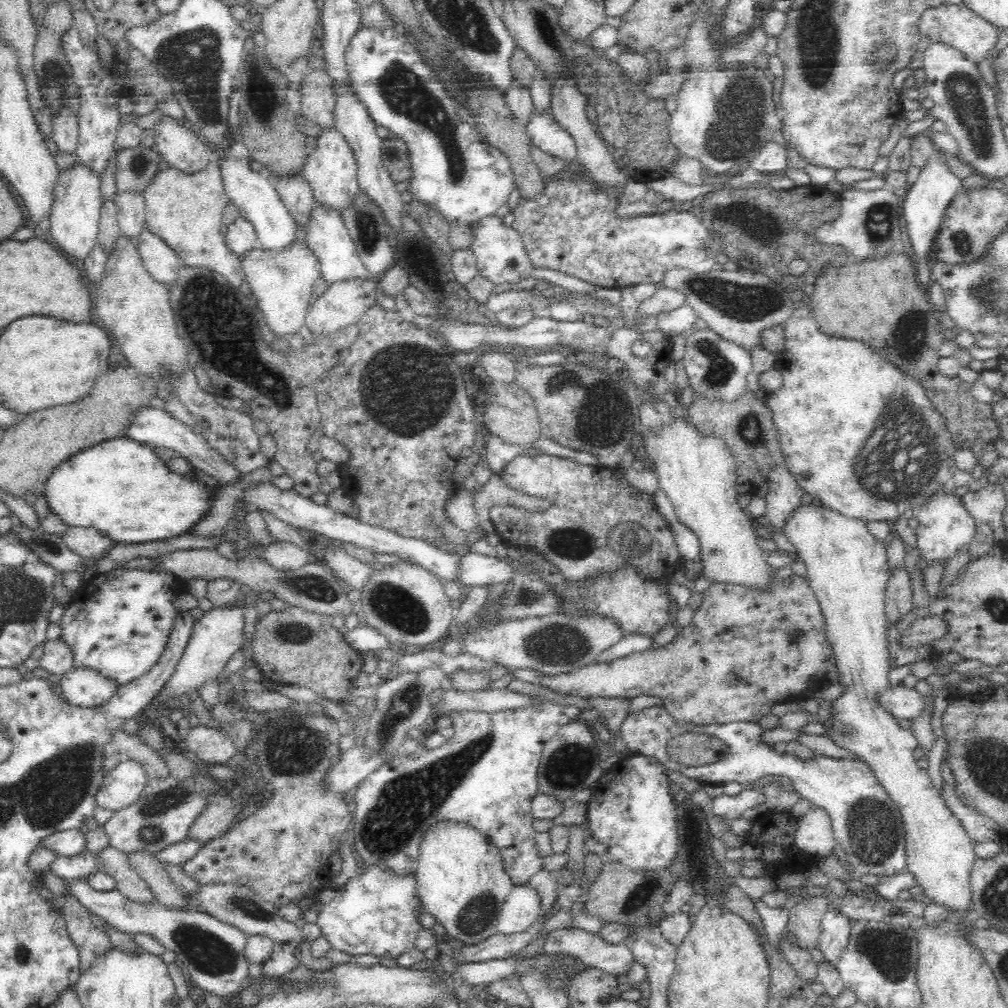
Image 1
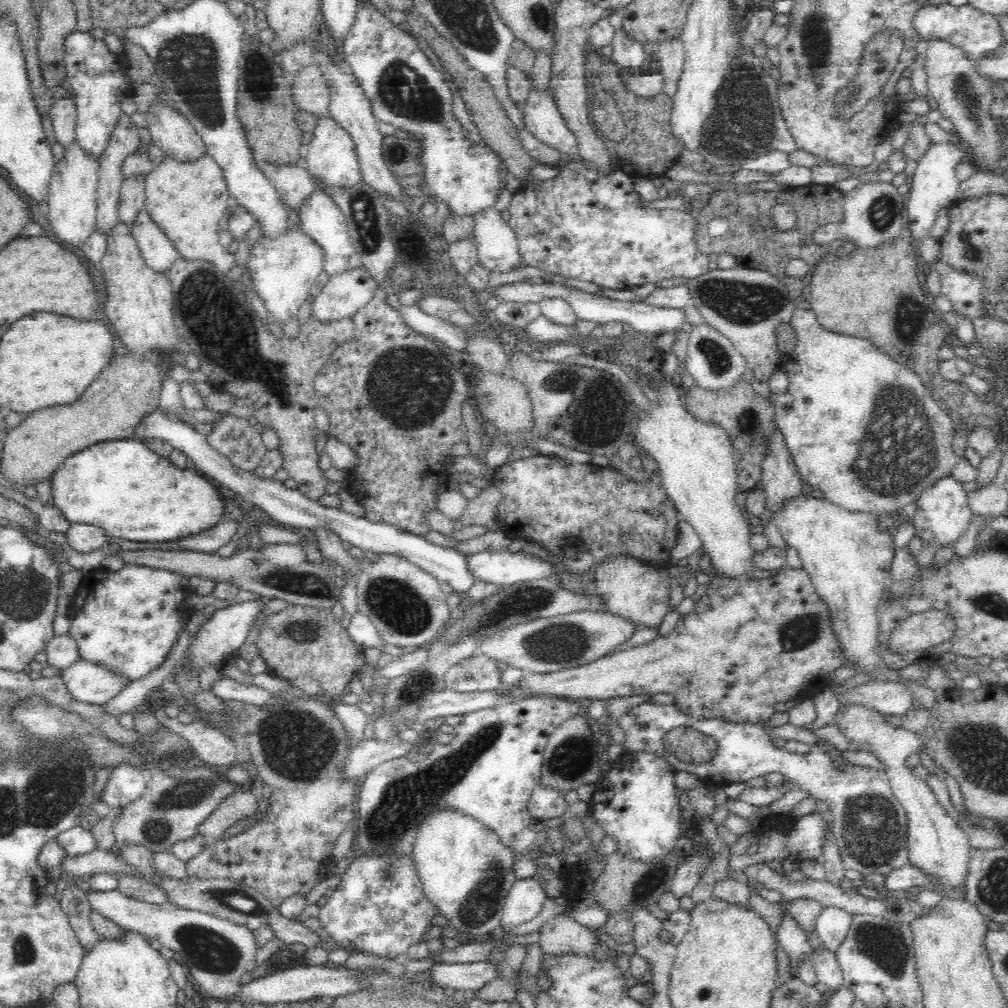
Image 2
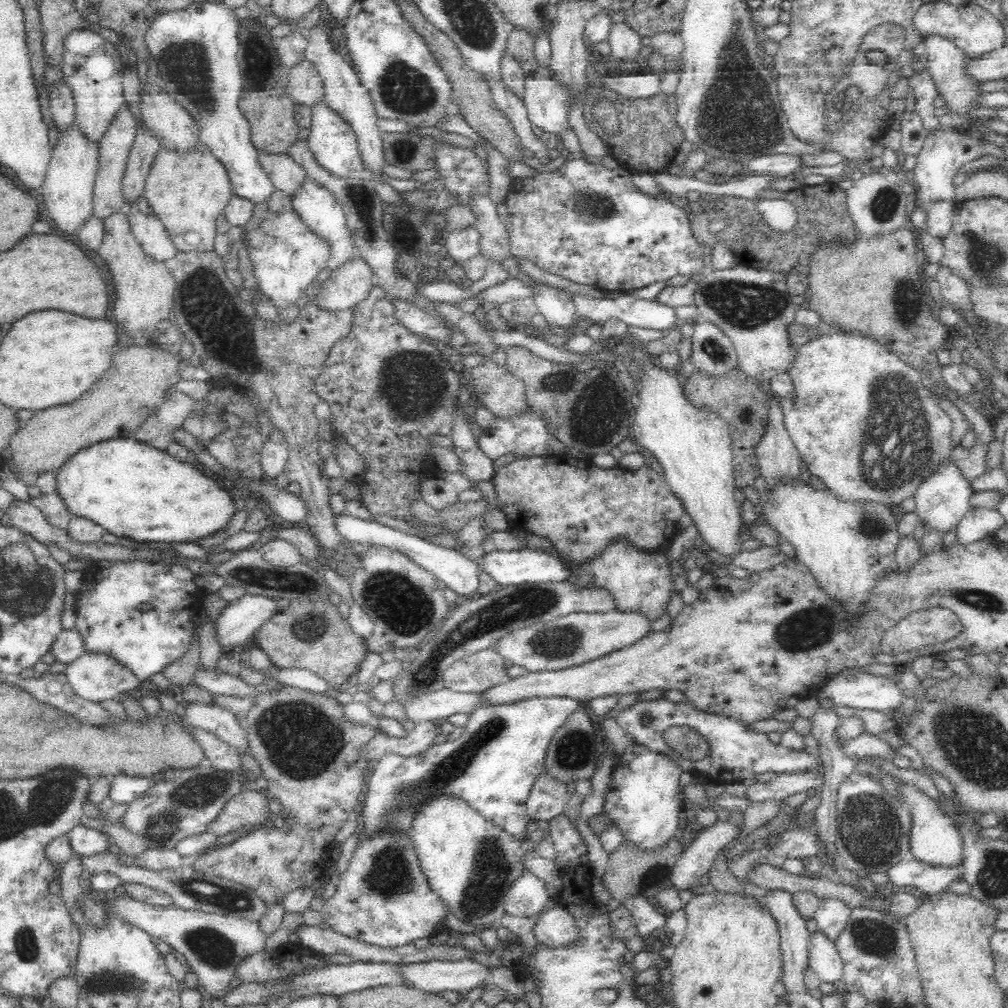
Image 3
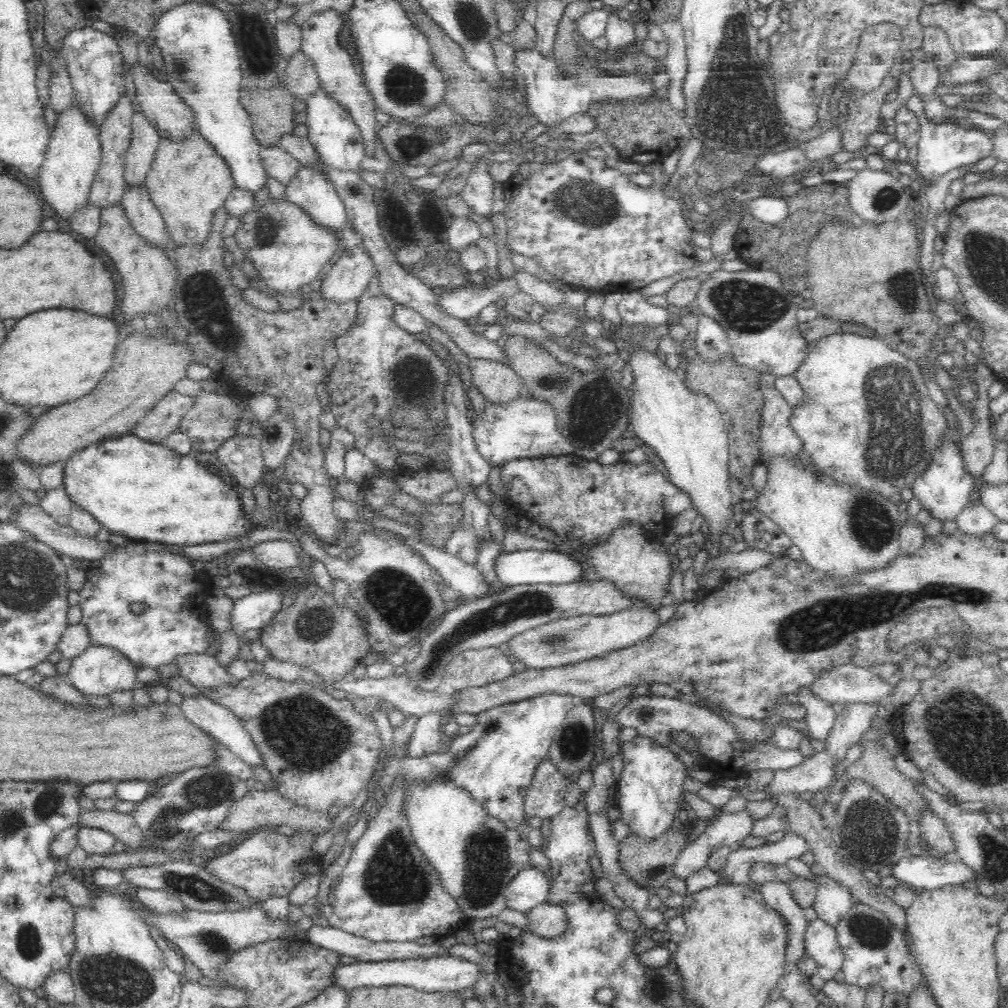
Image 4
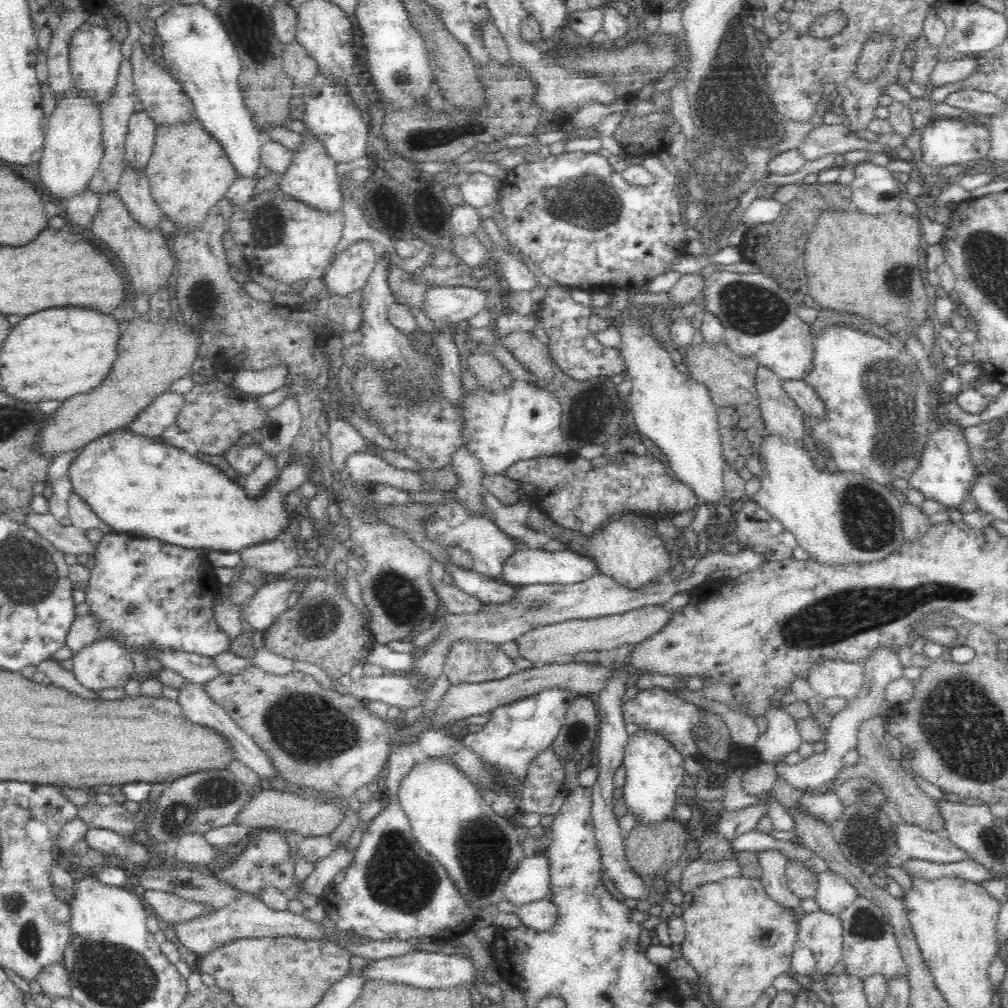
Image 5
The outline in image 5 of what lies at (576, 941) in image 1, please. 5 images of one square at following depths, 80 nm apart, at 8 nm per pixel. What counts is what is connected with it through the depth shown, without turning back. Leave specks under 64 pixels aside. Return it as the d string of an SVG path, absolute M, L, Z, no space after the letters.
M547 898L517 908L521 924L536 931L549 931L559 917L558 907Z

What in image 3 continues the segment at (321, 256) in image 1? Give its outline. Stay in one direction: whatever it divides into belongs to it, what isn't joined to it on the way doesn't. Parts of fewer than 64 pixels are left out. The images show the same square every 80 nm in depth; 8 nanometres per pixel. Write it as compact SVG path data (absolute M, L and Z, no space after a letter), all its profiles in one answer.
M308 179L304 181L300 190L295 192L291 200L295 212L298 213L298 217L306 223L306 227L314 232L314 234L320 236L322 240L326 241L328 247L330 247L330 256L328 257L326 267L329 268L331 272L336 271L338 267L346 264L346 261L352 260L357 256L355 246L348 232L345 212L342 210L342 207L338 205L337 200L332 196L330 191Z

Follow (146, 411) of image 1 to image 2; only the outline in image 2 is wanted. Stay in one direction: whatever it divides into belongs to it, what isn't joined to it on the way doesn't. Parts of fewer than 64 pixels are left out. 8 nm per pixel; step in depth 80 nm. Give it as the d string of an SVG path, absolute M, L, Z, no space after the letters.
M157 409L150 414L146 414L134 428L134 437L144 442L146 439L158 439L166 441L173 449L182 451L186 458L190 458L197 466L197 470L204 475L214 478L216 482L234 490L239 495L239 500L245 505L256 505L261 511L270 516L274 521L285 525L287 528L297 531L304 531L311 535L316 528L324 528L333 534L336 534L341 541L348 542L353 546L353 551L368 551L378 554L395 554L421 570L434 576L441 584L452 586L457 593L465 595L468 588L472 588L475 579L469 572L467 566L467 555L457 552L450 548L441 548L428 542L420 536L406 534L384 523L372 523L365 520L364 517L352 516L339 508L328 508L322 504L312 501L312 499L301 494L298 489L284 487L282 482L275 479L265 479L254 476L252 471L243 471L234 466L225 456L216 452L207 441L207 436L196 432L187 423L179 421L172 416L166 416L162 410Z

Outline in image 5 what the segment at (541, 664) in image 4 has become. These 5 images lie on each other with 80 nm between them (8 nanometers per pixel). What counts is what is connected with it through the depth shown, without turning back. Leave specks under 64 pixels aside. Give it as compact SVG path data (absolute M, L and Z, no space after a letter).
M648 605L628 610L622 614L600 616L600 618L576 618L538 626L514 641L519 656L529 660L533 666L541 667L552 663L571 663L578 654L609 651L620 646L638 645L650 636L656 635L670 620L672 613L664 611L660 605Z

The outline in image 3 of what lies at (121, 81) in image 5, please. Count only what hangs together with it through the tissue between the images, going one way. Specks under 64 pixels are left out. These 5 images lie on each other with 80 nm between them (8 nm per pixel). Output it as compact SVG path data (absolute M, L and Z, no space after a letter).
M124 104L114 120L110 123L109 130L99 144L99 168L93 188L93 216L106 220L112 213L126 212L126 203L122 194L124 172L137 135L137 122L130 112L128 104Z

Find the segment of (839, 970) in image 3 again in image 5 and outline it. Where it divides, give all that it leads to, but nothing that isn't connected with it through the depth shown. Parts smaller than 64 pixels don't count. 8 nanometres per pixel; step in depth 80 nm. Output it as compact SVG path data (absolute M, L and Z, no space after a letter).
M805 913L798 925L797 938L812 950L817 966L816 977L832 976L832 968L843 955L842 923L830 913Z

